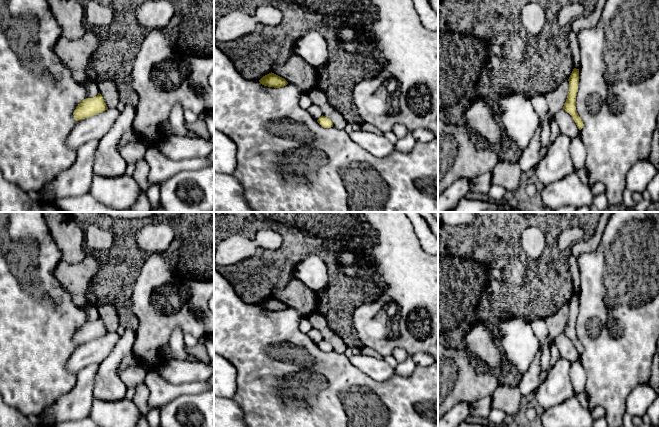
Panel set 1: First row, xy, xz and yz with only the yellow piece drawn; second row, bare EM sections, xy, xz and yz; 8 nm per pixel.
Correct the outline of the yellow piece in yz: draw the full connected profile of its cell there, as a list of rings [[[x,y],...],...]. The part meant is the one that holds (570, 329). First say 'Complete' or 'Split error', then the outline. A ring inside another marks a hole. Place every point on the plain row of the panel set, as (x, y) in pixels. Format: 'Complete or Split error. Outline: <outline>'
Complete. Outline: [[[576,292],[573,293],[568,305],[569,305],[569,316],[566,326],[563,330],[563,333],[572,340],[578,353],[581,354],[584,348],[576,334],[576,319],[578,316],[579,309],[579,293]]]

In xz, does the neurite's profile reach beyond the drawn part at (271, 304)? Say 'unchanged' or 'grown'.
unchanged

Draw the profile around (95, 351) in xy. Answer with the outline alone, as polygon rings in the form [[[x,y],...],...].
[[[108,332],[102,337],[76,345],[67,360],[67,369],[77,375],[87,365],[100,364],[113,351],[120,337],[117,332]]]

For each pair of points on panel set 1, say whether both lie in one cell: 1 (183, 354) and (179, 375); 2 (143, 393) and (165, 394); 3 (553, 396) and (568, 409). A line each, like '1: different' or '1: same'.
1: different
2: different
3: different

